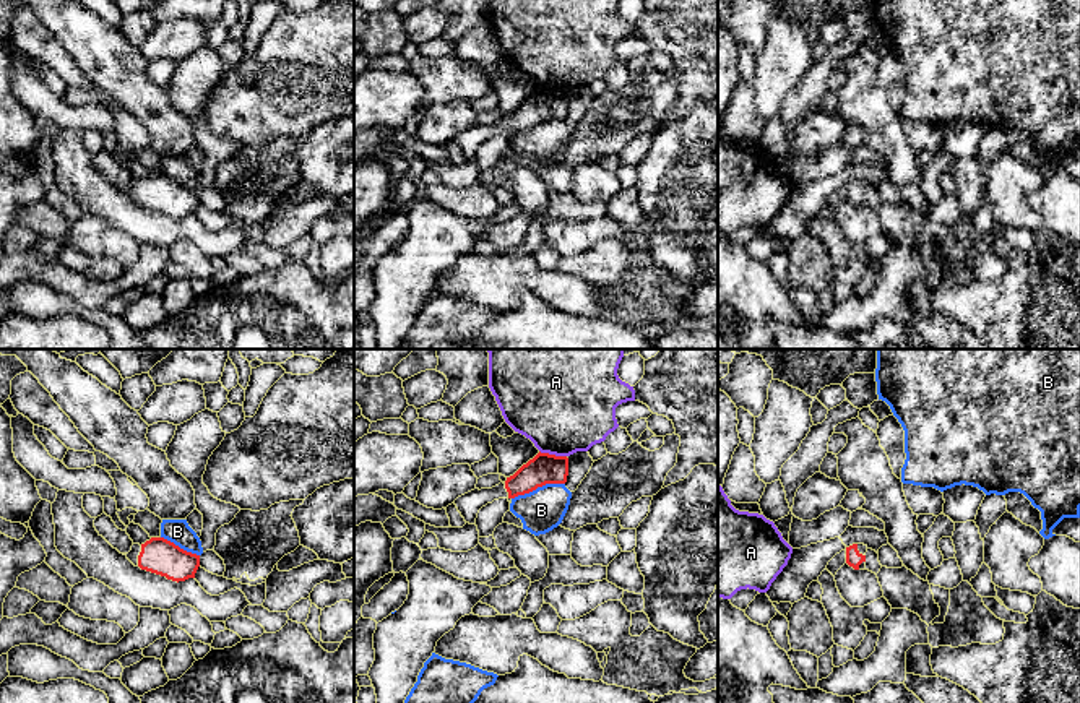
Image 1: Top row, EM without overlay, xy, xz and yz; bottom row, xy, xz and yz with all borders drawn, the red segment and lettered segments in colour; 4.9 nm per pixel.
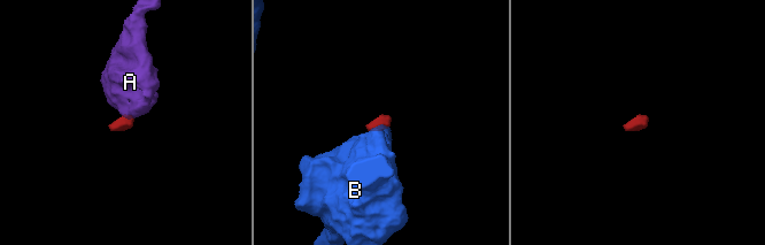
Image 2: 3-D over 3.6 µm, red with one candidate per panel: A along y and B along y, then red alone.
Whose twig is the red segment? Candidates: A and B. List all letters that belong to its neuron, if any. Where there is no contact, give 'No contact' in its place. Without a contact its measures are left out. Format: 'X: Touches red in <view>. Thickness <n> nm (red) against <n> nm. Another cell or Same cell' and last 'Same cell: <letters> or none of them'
A: Touches red in xz. Thickness 150 nm (red) against 460 nm. Another cell
B: Touches red in xz. Thickness 150 nm (red) against 220 nm. Another cell
Same cell: none of them

